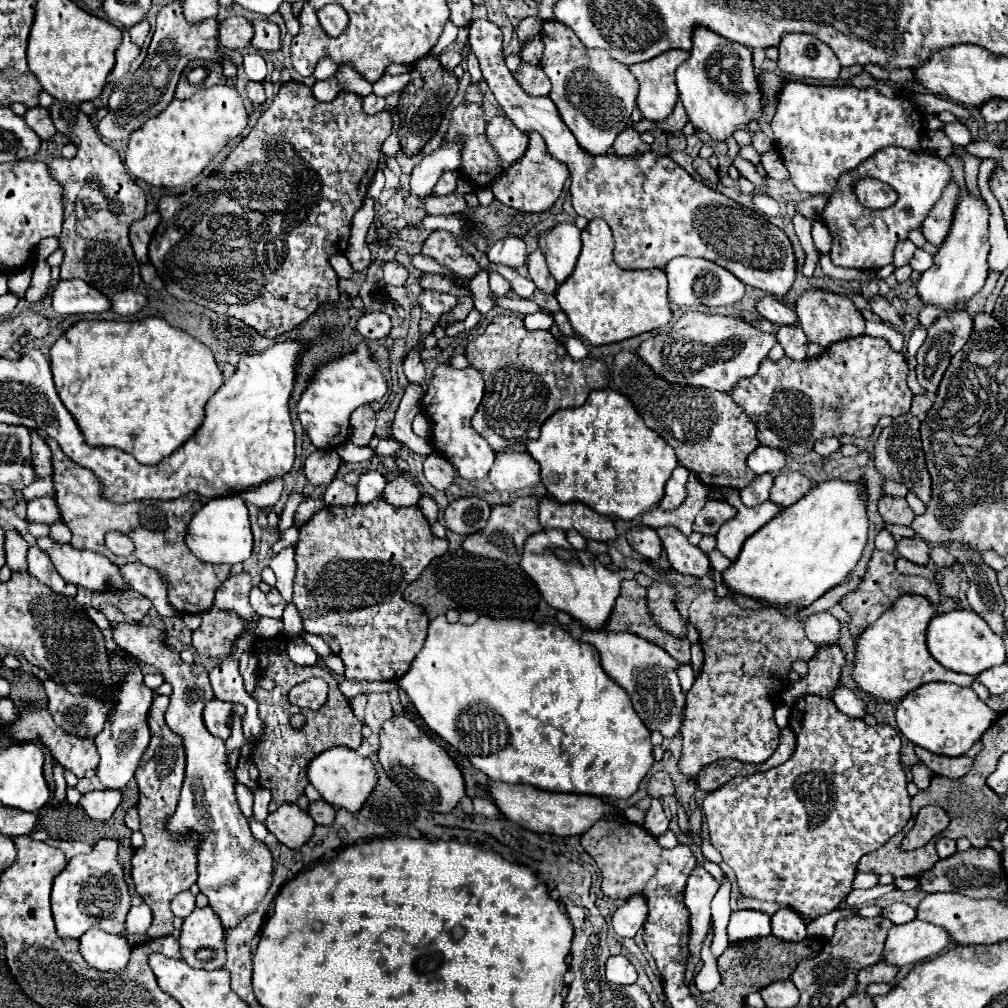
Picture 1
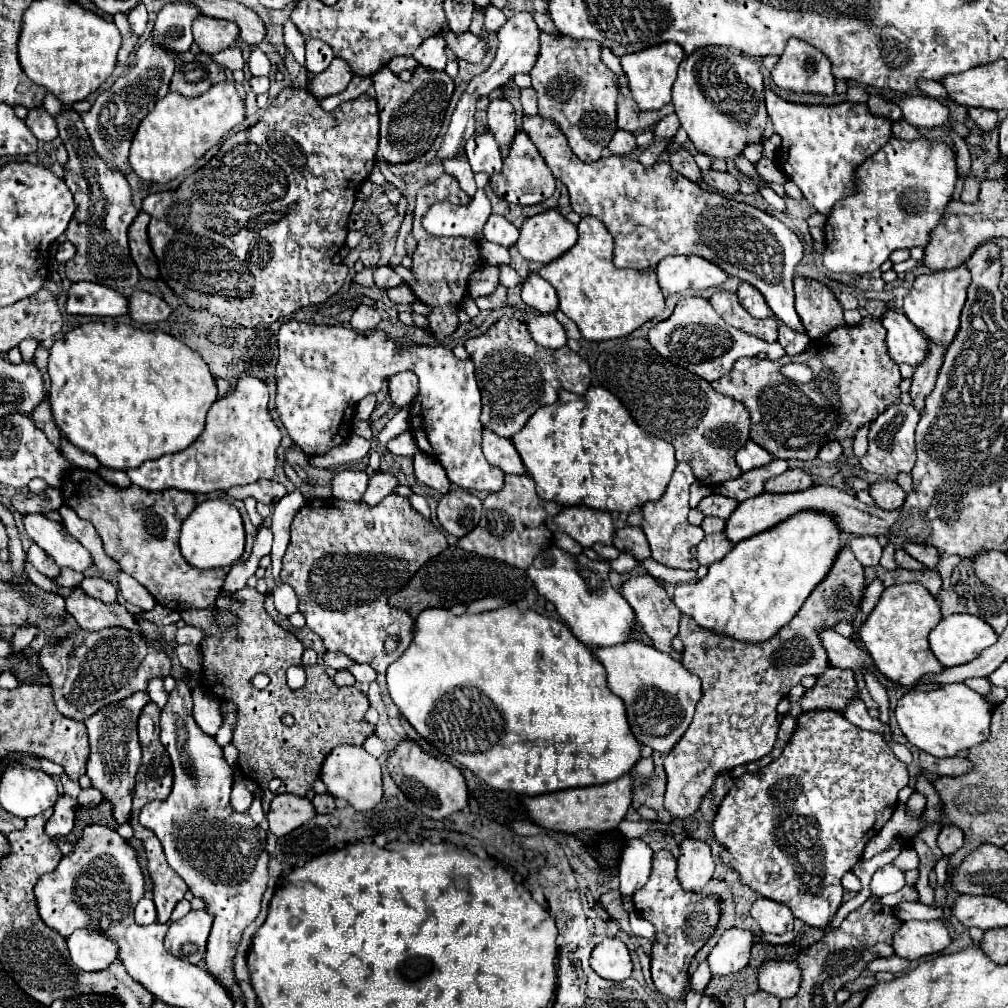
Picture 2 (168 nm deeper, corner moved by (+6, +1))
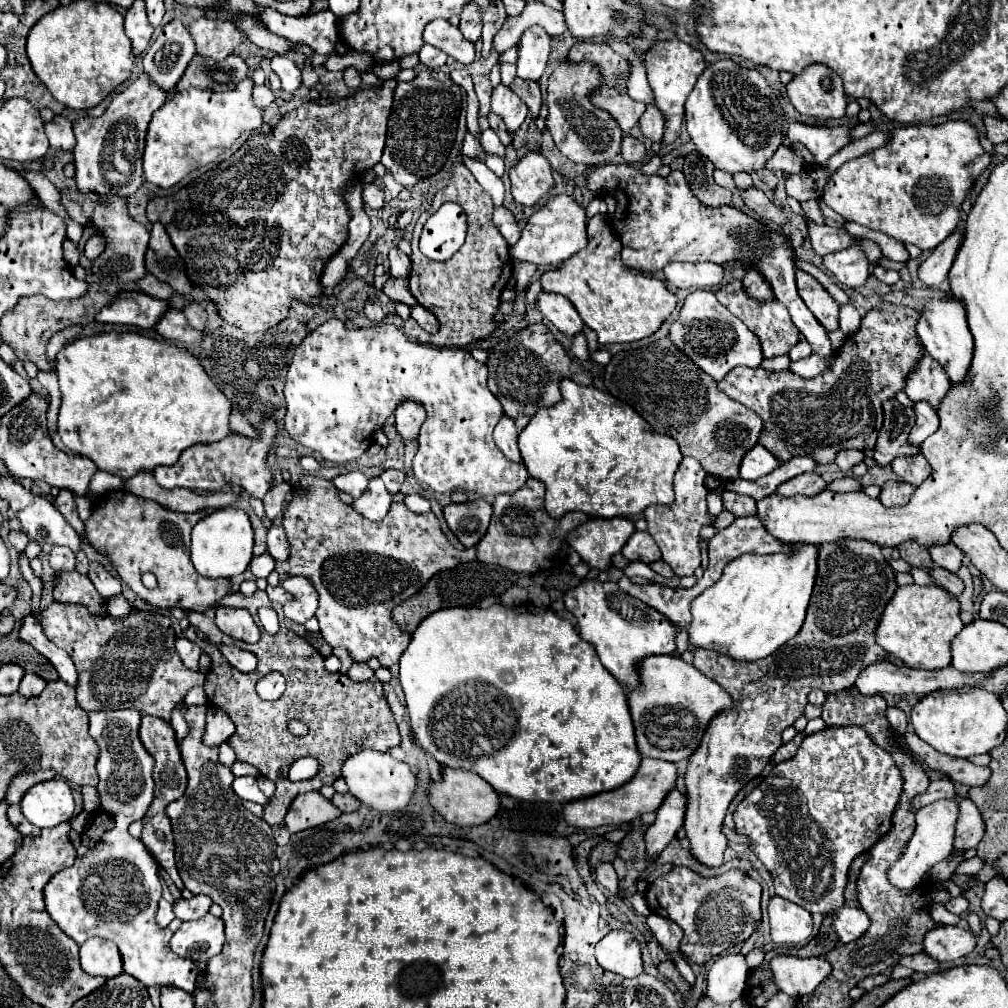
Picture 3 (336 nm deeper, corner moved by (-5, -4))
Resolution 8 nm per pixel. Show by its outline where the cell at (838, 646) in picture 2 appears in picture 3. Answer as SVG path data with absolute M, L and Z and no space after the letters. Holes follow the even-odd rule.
M877 663L877 665L869 665L867 669L863 669L859 673L859 679L855 683L855 687L863 693L863 695L883 695L883 693L891 693L891 695L907 695L907 693L917 693L917 695L927 695L933 693L937 689L961 689L961 687L971 687L975 685L979 679L985 679L987 675L965 675L957 669L953 669L951 665L945 669L937 669L937 671L921 671L921 669L909 669L909 667L897 667L893 663Z

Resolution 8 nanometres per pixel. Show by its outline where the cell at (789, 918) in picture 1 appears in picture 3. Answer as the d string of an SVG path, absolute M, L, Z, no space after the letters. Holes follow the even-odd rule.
M773 897L769 903L771 939L779 945L801 945L813 929L813 919L807 909L783 897Z

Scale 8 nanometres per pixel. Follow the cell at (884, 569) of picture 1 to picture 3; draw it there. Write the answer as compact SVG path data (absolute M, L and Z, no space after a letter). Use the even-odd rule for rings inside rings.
M935 567L935 569L931 571L931 575L933 575L933 579L937 581L939 587L947 589L947 591L949 591L951 595L955 595L955 597L959 597L959 595L963 593L963 589L965 589L963 581L961 581L955 573L951 573L951 571L945 571L945 569L941 569L941 567Z

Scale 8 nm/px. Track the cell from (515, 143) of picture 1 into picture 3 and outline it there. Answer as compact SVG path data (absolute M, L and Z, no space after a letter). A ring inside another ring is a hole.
M499 83L497 87L493 87L493 95L491 95L491 111L497 113L511 135L515 135L517 127L523 123L525 115L529 113L527 105L521 101L521 97L517 97L507 85Z

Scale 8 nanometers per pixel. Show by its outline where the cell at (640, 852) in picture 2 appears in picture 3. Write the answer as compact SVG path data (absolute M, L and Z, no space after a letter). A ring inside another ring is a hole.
M673 789L673 793L665 797L661 809L657 811L657 821L643 835L647 853L653 859L675 839L677 831L683 827L685 809L687 809L687 795Z

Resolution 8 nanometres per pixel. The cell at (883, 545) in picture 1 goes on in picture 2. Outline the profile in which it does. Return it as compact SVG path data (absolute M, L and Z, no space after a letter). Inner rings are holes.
M888 544L884 548L884 554L882 554L882 560L880 560L880 566L886 568L886 570L896 570L896 564L894 564L894 544Z

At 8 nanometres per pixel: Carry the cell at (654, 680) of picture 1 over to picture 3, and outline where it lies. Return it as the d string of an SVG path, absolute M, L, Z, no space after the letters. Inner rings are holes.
M649 657L649 661L641 665L641 689L629 691L629 709L641 757L663 761L691 757L701 745L701 737L711 719L721 711L727 711L731 703L731 697L721 685L685 663L681 657Z

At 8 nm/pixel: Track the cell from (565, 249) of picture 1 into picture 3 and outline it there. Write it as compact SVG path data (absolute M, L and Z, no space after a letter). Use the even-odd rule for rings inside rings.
M555 195L539 207L521 231L521 239L511 247L511 257L537 265L559 265L587 245L587 215L573 195Z

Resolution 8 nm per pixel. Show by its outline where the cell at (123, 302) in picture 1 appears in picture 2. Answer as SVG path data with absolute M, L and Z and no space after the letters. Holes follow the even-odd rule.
M132 292L128 296L128 316L138 324L154 324L168 318L172 308L160 298L150 292Z

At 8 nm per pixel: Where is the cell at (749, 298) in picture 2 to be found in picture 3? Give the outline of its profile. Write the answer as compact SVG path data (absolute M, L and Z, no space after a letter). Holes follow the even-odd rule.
M755 267L747 269L747 273L743 277L743 289L745 289L745 293L751 293L753 299L757 299L757 301L771 301L775 297L771 285L765 281L765 277Z

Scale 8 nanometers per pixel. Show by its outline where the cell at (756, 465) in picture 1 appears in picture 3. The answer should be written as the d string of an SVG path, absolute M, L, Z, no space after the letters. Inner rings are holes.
M757 443L753 449L745 453L741 467L739 467L739 475L747 481L757 481L777 467L779 467L779 461L763 445Z

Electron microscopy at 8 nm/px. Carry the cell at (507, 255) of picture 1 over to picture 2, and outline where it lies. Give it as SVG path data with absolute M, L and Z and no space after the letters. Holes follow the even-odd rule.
M492 214L484 226L484 238L494 242L494 244L500 244L500 246L506 246L506 248L512 248L518 240L520 232L514 224L510 224L504 216L498 216L498 214Z

